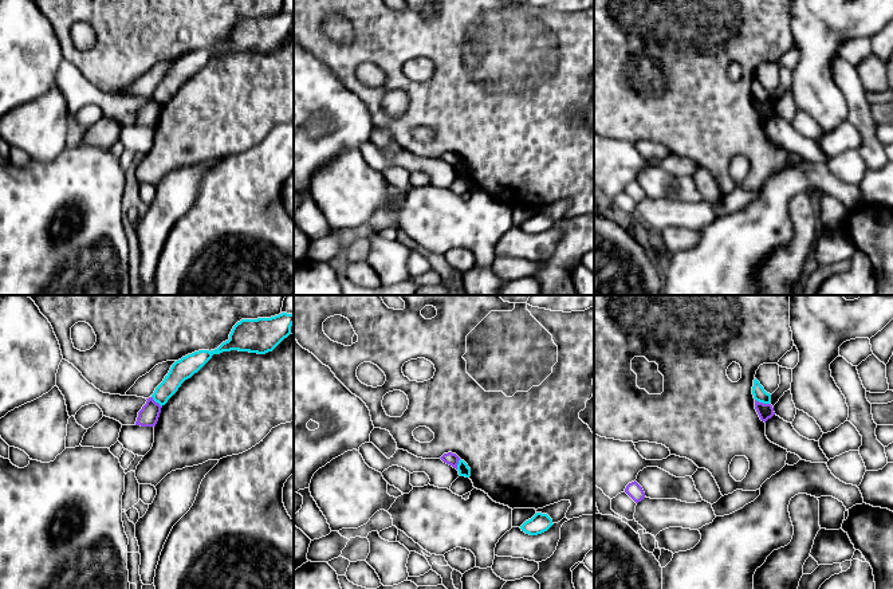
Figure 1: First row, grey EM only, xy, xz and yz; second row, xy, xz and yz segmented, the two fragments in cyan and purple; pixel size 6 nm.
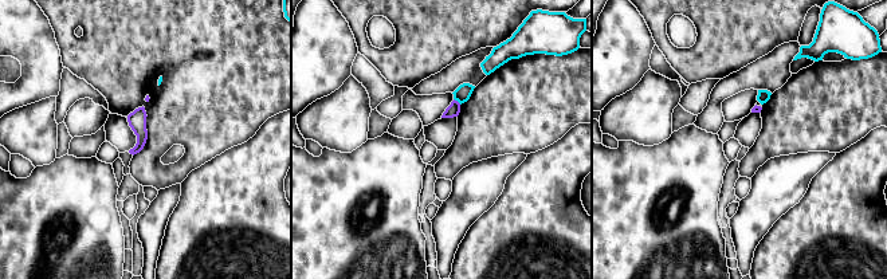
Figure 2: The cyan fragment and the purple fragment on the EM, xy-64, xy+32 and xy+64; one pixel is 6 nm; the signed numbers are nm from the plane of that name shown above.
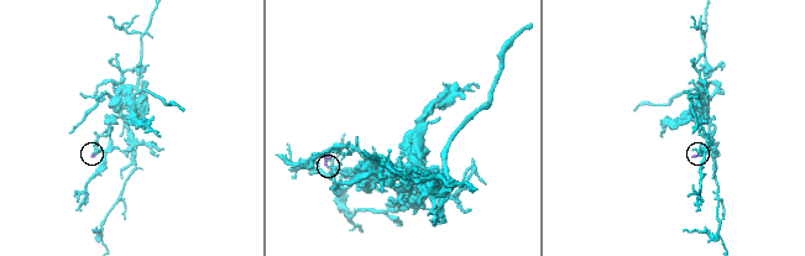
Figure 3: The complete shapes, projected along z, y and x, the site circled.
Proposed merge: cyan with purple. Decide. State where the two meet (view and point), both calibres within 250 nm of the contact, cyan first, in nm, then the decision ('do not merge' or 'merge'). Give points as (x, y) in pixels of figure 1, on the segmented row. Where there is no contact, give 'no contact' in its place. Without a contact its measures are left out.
yz (762, 401) | 80/90 nm | do not merge

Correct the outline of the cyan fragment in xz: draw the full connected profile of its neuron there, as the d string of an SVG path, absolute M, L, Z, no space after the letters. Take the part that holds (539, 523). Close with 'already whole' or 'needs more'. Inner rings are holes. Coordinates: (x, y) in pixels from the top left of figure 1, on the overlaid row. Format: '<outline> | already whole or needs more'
M536 513L531 519L526 521L520 529L526 534L538 535L547 531L552 525L552 519L547 514Z | already whole

